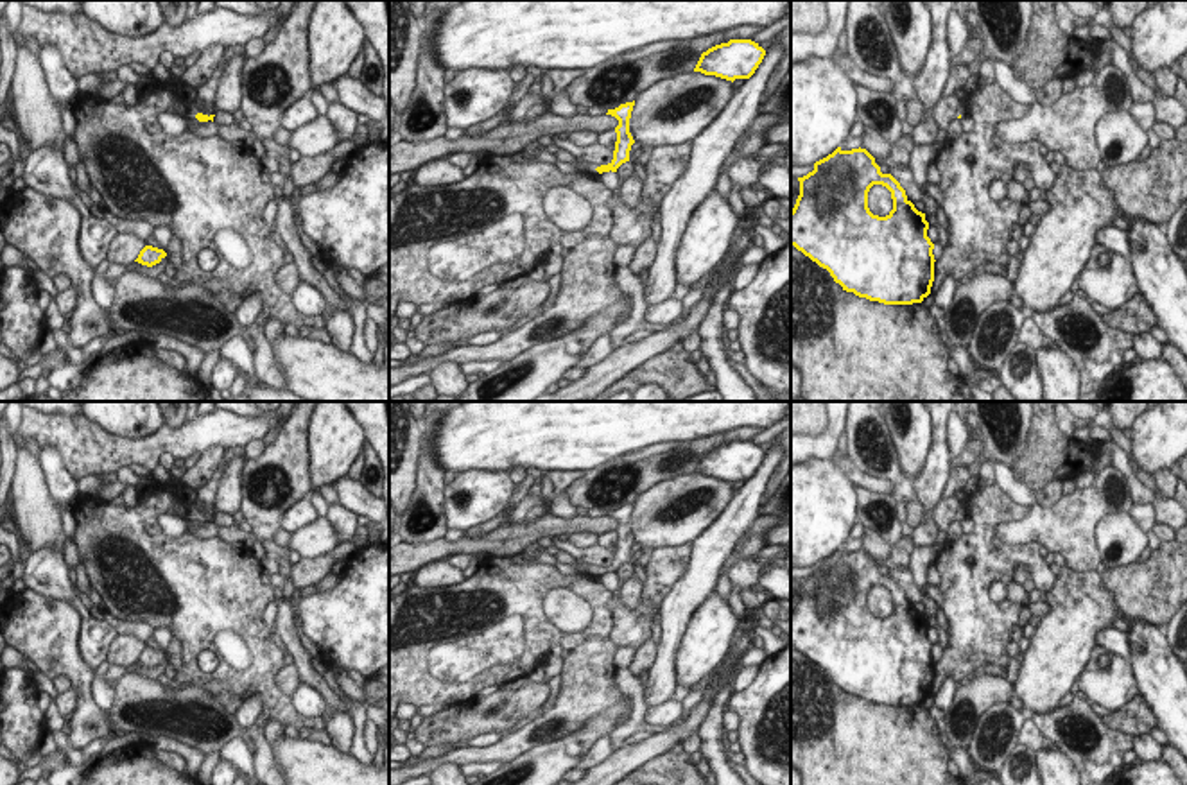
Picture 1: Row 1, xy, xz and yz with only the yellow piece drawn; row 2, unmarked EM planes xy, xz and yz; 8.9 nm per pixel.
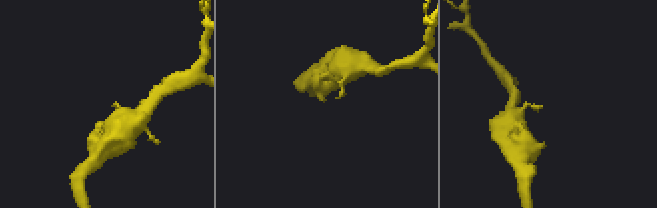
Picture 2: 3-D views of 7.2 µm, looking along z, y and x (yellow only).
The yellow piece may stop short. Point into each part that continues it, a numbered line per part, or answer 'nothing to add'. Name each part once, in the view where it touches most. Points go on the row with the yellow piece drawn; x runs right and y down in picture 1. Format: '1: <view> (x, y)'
nothing to add

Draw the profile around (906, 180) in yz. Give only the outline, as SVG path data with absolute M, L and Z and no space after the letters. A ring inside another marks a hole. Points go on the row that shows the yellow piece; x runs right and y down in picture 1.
M898 167L898 168L891 168L889 174L905 190L907 201L911 201L913 204L916 201L923 201L925 203L925 213L927 215L936 215L938 203L929 194L927 195L922 194L922 188L916 185L911 170L905 170L904 167Z

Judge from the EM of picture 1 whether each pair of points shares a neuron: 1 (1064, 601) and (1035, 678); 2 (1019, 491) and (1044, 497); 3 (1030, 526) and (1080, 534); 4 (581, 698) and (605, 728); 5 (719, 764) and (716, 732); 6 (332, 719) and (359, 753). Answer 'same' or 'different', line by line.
1: same
2: different
3: same
4: different
5: same
6: different

